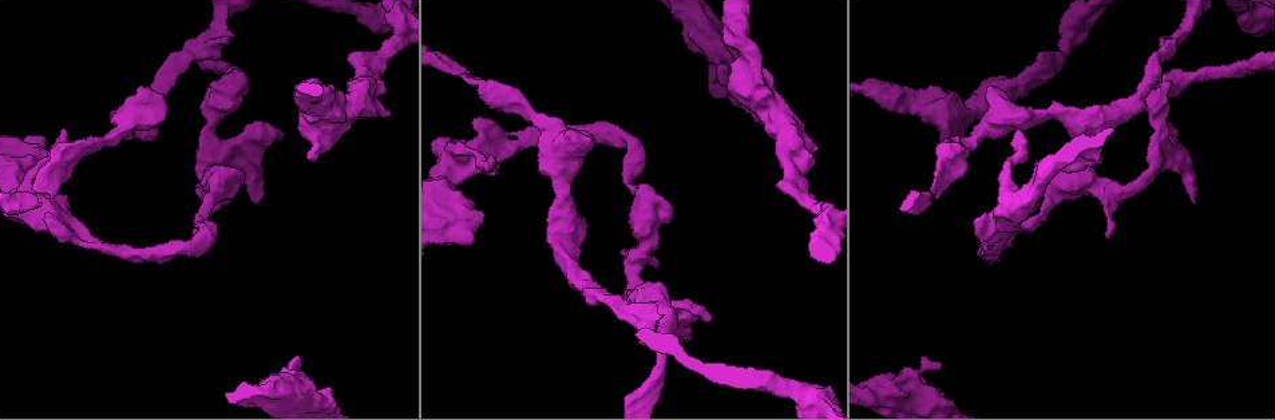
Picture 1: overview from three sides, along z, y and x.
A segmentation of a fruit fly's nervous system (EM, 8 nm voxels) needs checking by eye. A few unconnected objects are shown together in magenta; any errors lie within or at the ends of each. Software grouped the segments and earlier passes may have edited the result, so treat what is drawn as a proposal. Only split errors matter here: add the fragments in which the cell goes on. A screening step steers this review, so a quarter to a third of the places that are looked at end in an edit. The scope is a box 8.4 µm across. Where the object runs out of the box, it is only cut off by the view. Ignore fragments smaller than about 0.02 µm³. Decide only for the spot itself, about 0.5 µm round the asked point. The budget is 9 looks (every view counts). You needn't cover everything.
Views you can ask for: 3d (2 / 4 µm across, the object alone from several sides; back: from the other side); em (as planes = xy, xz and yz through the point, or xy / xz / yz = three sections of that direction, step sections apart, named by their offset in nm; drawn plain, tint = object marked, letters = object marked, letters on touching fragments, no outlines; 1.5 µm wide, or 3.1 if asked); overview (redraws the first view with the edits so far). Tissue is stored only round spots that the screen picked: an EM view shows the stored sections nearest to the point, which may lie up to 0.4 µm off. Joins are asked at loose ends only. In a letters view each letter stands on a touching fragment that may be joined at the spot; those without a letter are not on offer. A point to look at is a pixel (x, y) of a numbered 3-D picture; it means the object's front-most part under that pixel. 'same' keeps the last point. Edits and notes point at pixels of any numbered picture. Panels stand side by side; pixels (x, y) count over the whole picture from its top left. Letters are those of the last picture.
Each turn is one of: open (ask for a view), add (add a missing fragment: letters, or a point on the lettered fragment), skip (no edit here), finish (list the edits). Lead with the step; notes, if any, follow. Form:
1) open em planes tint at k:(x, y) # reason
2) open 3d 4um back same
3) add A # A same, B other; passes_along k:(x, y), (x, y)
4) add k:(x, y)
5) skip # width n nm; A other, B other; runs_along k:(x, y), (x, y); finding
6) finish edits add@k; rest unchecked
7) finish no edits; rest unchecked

open 3d 2um at 1:(256, 203) # branch stops here

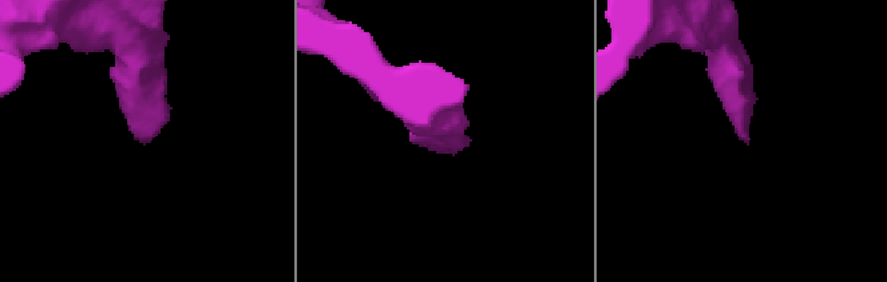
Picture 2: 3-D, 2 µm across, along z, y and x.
open em planes letters at 2:(744, 141)

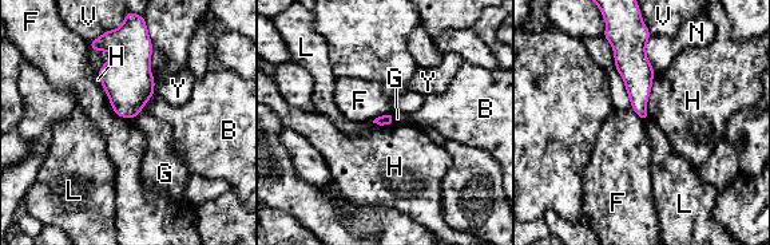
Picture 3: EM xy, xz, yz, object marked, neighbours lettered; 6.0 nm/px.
skip # B other, F other, G other, H other, L other, N other, V other, Y other; border 3:(615, 67), (631, 109), (645, 122); none of them fits

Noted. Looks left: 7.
open em planes tint at 1:(941, 364)

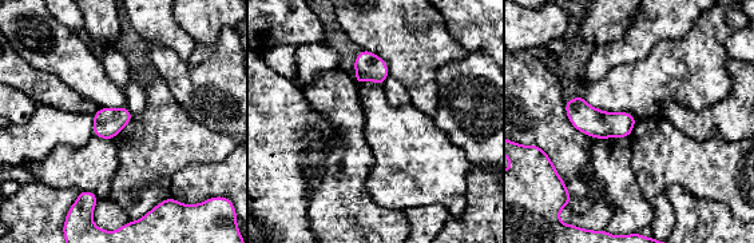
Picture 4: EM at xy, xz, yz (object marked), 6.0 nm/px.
open em planes letters same

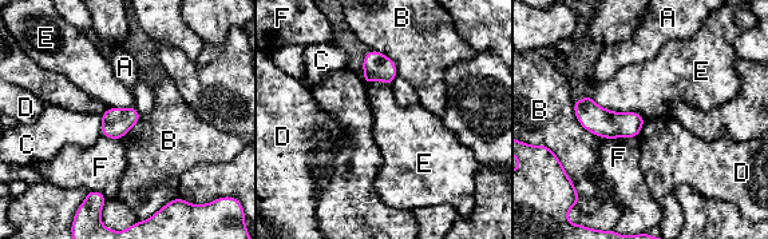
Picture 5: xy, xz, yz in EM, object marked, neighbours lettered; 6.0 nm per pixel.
skip # longest_contact E 380 nm; A other, B other, C other, D other, E other, F other; border 5:(588, 95), (645, 119); none of them fits

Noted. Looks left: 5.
open em planes letters at 1:(308, 160)

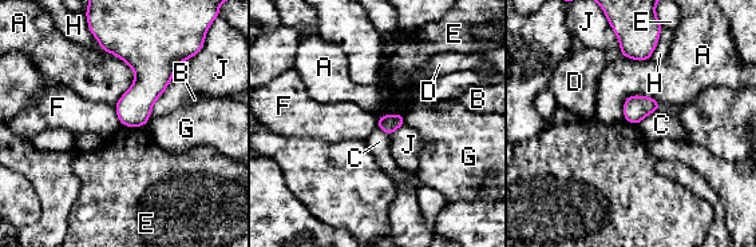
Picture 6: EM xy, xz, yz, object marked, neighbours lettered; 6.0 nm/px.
skip # A other, B other, C other, D other, E other, F other, G other, H other, J other; border 6:(113, 106), (122, 124); no lettered fragment goes on from it

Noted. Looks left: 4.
open em planes letters at 1:(387, 114) # stops while still wide

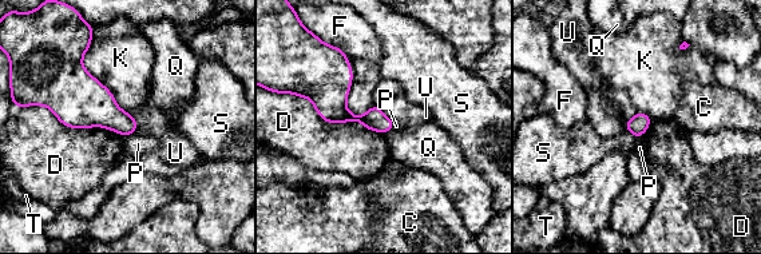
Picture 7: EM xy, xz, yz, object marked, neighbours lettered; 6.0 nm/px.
skip # longest_contact D 600 nm; C other, D other, F other, K other, P other, Q other, S other, T other, U other; no lettered fragment goes on from it

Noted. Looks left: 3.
finish no edits; rest unchecked

